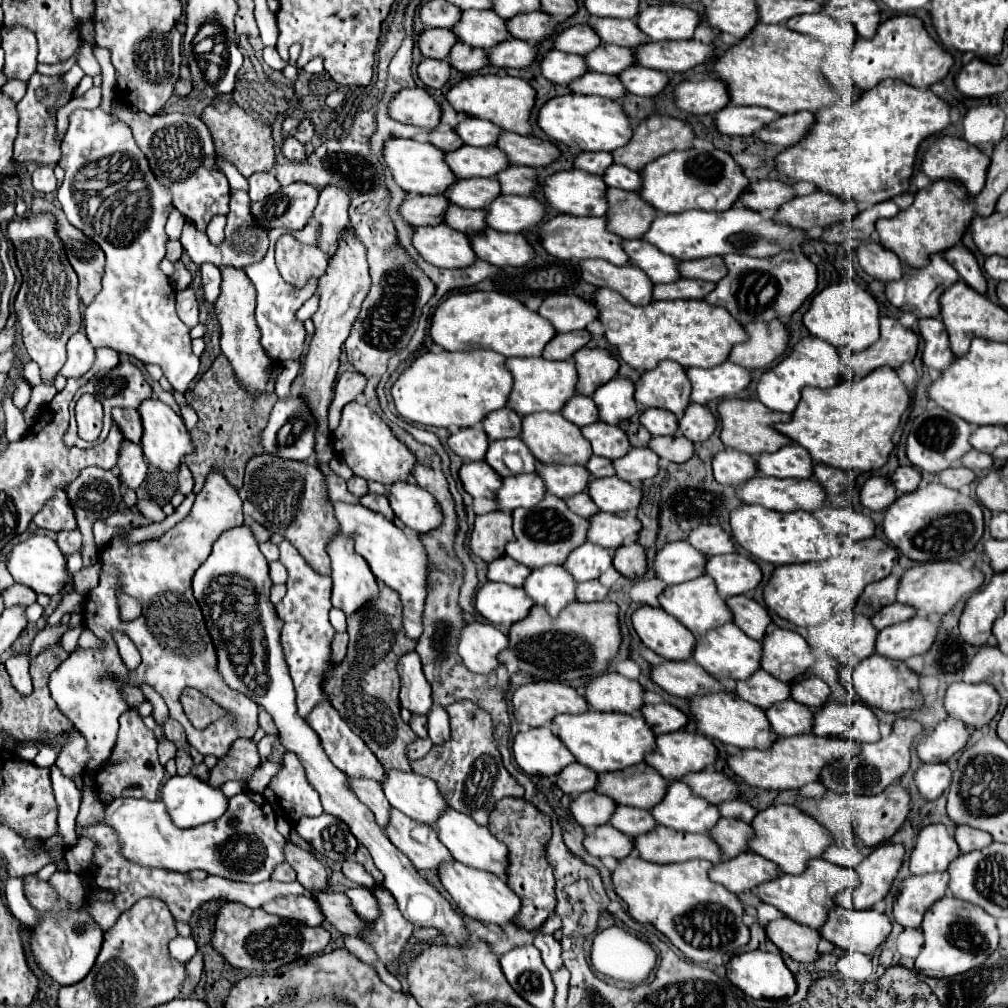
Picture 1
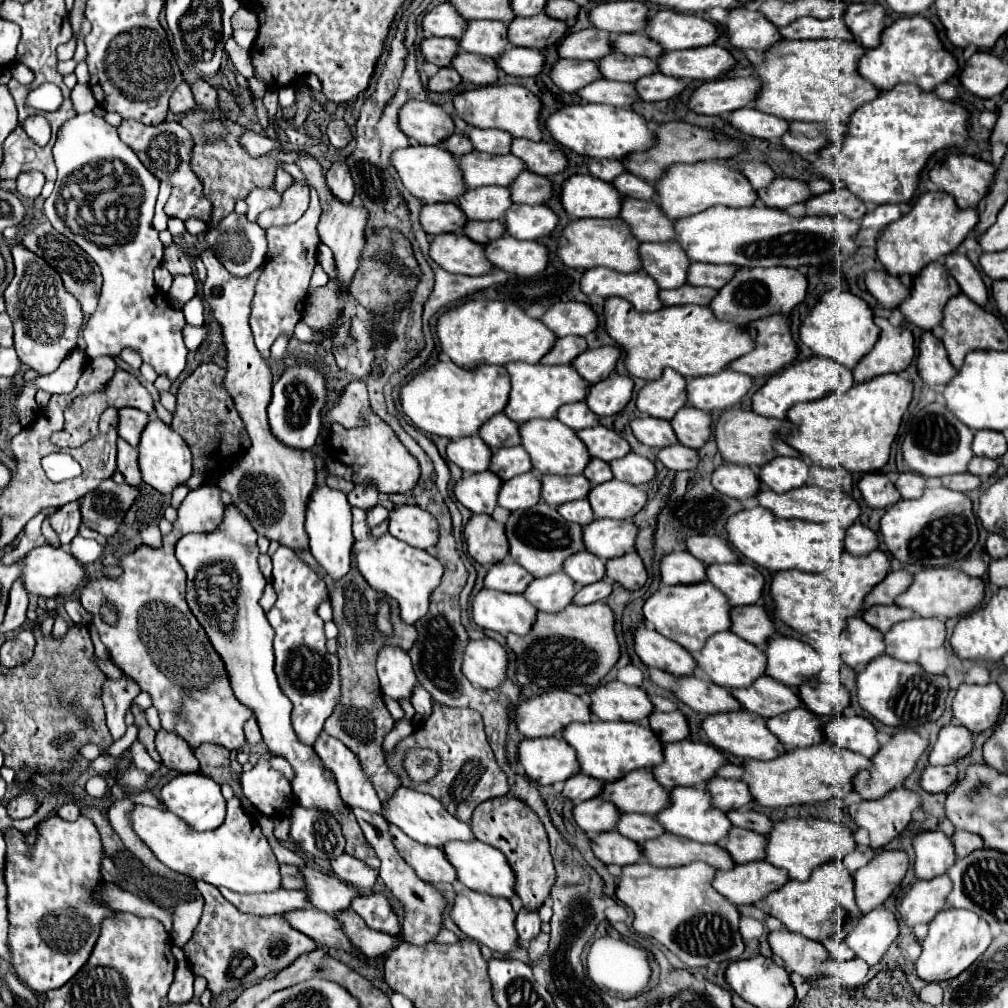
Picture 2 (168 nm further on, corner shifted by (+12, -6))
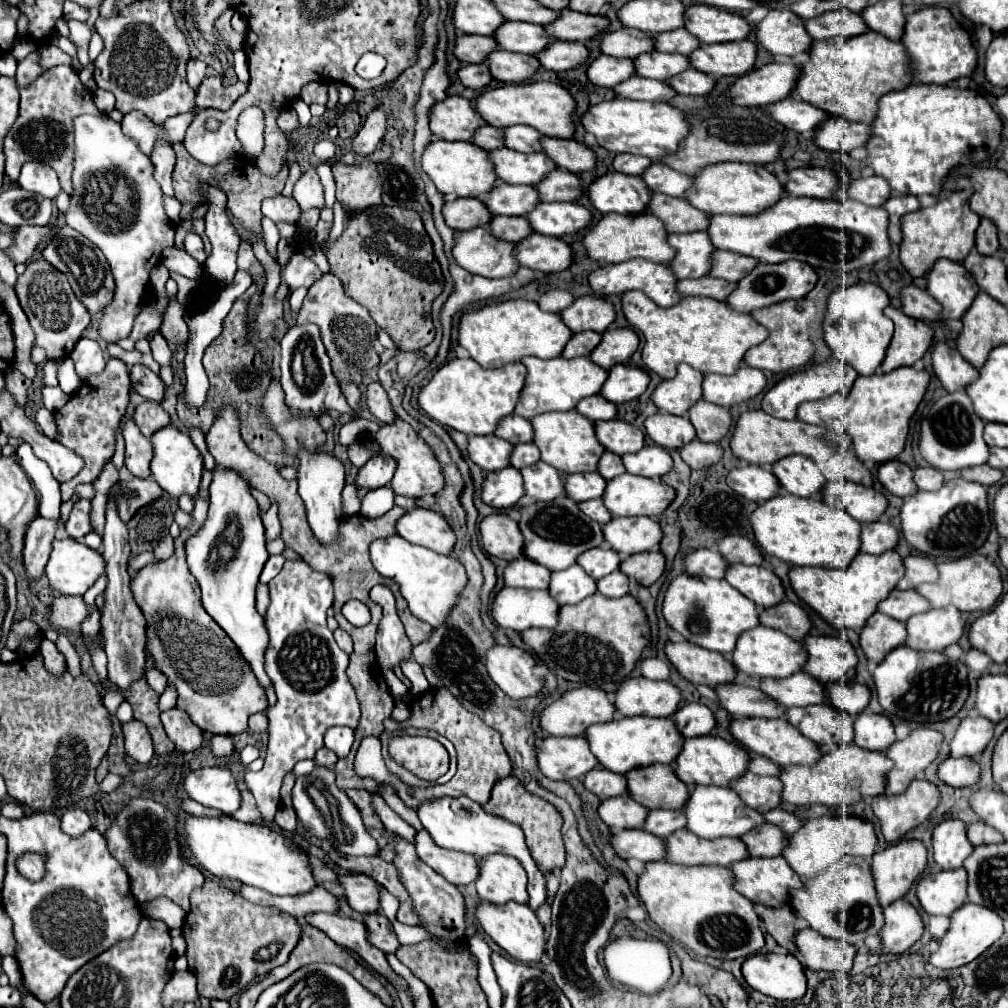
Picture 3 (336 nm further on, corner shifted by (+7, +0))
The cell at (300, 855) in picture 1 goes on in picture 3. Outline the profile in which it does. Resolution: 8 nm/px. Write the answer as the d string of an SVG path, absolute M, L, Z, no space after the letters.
M342 873L338 875L338 881L344 889L344 897L348 899L348 905L358 913L374 913L380 909L378 903L378 887L376 881L368 875L360 873Z

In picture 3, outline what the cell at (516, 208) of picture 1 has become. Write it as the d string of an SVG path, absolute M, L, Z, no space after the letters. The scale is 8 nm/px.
M540 203L526 215L532 231L540 235L574 235L590 225L590 211L578 203Z

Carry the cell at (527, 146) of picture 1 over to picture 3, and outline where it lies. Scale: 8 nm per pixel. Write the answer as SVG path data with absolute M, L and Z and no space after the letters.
M542 137L540 139L542 153L550 157L556 167L570 171L570 173L582 173L590 171L596 163L594 153L574 139L554 139L554 137Z

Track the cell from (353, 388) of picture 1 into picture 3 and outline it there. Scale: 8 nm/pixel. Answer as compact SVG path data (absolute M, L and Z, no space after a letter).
M374 381L366 387L366 407L382 423L392 423L394 417L396 417L392 407L390 407L388 395L386 395L386 391L382 389L382 385L378 381Z

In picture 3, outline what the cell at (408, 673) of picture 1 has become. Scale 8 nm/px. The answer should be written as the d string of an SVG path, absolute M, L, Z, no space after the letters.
M376 585L370 589L370 599L374 603L378 603L382 607L382 619L380 619L380 625L378 625L378 637L376 637L376 655L378 655L378 663L382 669L394 669L394 667L400 667L402 661L408 661L412 659L412 643L410 639L406 637L404 633L404 625L396 613L396 601L394 601L394 595L388 587L384 585Z

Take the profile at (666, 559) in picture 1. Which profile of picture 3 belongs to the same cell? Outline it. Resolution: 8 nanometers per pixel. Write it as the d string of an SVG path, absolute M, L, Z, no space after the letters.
M696 549L684 557L684 571L692 577L714 577L722 579L726 571L726 561L718 551Z

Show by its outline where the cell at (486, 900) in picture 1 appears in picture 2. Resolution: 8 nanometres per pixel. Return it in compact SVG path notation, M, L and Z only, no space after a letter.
M463 889L455 897L451 919L465 935L469 935L481 945L487 945L491 951L509 955L519 945L519 935L515 931L515 911L507 899L493 899L491 895L477 895L475 891Z

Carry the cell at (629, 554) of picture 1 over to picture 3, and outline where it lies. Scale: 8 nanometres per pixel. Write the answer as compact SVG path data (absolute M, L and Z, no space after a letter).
M644 551L626 557L620 563L620 571L640 585L652 585L664 573L664 555L658 551Z

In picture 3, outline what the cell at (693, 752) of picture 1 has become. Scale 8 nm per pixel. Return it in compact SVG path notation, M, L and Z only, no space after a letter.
M702 735L684 741L680 755L676 757L676 777L686 785L720 785L726 787L732 779L738 779L748 769L748 753L738 743L728 743L722 737Z

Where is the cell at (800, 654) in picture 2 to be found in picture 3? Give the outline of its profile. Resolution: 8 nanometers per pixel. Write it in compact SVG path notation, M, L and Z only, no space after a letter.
M808 635L802 639L802 647L808 655L802 671L810 673L816 681L824 685L842 683L856 675L858 657L846 637Z

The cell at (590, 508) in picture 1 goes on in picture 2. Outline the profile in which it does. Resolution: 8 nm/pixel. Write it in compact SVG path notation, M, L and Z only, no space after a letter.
M581 499L581 501L571 501L571 503L565 503L561 505L557 511L561 511L561 515L573 523L579 523L581 527L585 527L587 523L591 523L595 517L593 517L593 511L591 511L591 505L587 499Z

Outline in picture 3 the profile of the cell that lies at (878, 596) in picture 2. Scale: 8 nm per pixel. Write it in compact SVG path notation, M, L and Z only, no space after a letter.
M924 555L906 557L904 559L904 567L906 567L906 573L898 581L896 589L914 589L920 583L928 583L928 581L936 581L938 579L938 571L936 571L934 561L924 557Z

